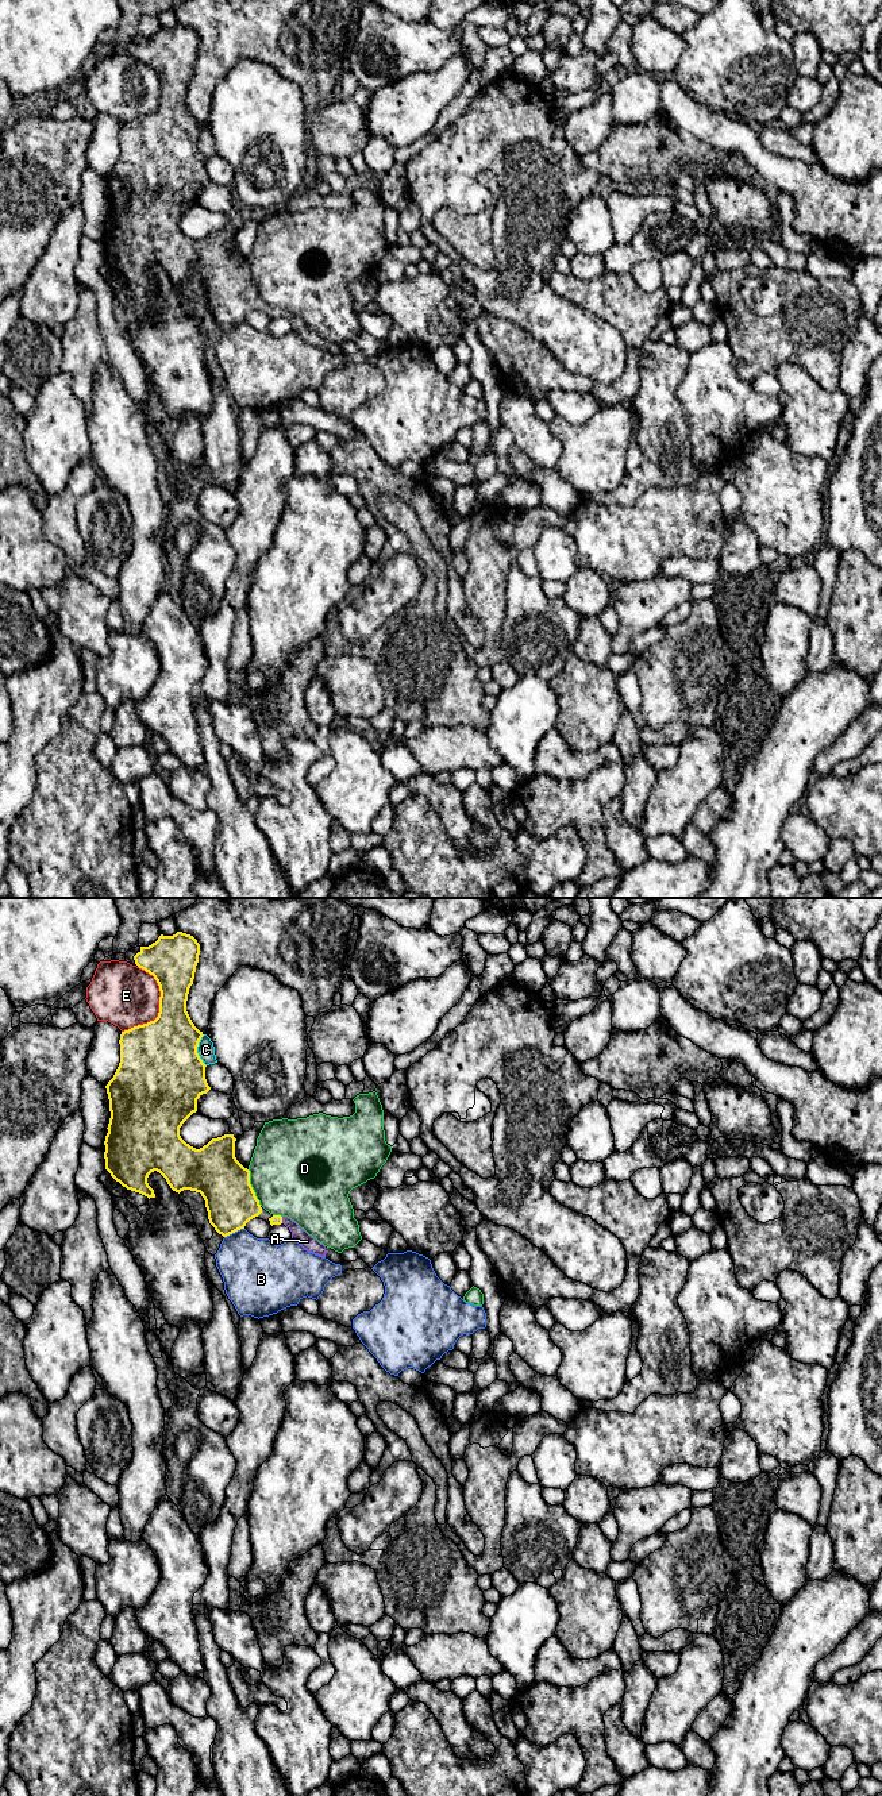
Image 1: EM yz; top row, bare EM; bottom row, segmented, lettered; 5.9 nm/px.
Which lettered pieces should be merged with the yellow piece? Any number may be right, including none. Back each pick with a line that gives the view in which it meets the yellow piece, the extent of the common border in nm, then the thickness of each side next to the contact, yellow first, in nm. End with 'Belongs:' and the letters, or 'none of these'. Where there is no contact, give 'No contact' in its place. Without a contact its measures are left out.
A: Touches yellow in yz. Shared border 40 nm. Thickness 60 nm (yellow) against 90 nm
Belongs: A

